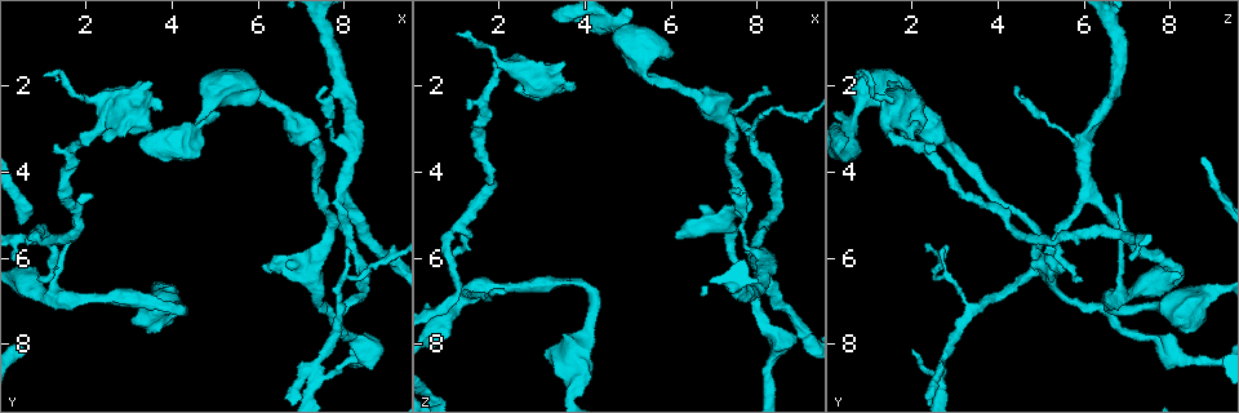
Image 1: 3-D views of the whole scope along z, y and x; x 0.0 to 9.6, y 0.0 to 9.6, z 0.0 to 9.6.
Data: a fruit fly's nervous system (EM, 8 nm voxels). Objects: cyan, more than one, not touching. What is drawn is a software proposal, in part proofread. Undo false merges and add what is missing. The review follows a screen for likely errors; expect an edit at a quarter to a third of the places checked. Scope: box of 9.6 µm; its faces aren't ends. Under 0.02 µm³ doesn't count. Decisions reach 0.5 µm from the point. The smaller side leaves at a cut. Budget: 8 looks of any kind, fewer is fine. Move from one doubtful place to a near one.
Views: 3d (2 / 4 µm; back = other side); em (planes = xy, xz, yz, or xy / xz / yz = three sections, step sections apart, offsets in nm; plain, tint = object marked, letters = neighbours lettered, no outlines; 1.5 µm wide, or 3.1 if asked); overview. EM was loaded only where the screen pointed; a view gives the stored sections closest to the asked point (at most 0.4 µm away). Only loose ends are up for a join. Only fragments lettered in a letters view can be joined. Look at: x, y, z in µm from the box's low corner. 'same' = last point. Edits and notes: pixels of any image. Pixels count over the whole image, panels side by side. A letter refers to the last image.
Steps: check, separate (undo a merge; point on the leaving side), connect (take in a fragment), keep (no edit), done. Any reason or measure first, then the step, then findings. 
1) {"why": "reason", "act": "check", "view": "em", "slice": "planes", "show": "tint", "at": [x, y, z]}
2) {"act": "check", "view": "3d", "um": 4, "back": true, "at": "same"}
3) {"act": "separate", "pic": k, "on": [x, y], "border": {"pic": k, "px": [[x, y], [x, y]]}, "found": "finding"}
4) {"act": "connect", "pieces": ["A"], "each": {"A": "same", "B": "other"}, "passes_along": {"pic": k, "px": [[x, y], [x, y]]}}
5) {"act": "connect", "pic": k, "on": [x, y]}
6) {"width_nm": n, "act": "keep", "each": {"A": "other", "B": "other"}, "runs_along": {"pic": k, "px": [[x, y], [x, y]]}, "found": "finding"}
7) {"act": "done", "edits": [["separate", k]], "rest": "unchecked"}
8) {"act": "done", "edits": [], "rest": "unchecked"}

{"why": "thick turns thin", "act": "check", "view": "3d", "um": 4, "at": [8.25, 7.80, 7.70]}

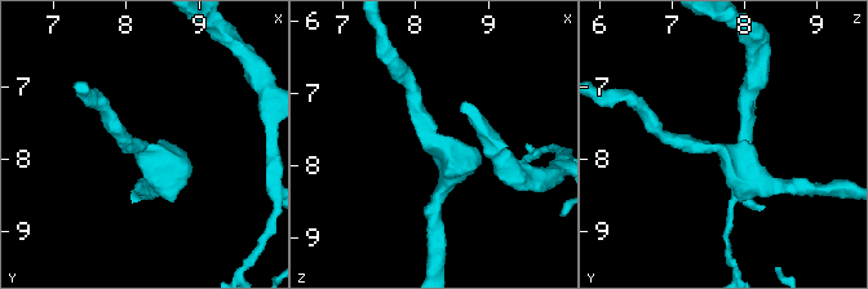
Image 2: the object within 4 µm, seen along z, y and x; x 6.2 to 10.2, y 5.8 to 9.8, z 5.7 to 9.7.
{"arm_widths_nm": [190, 380], "act": "check", "view": "em", "um": 3.1, "slice": "xz", "step": 8, "show": "tint", "at": [8.25, 7.85, 7.60]}

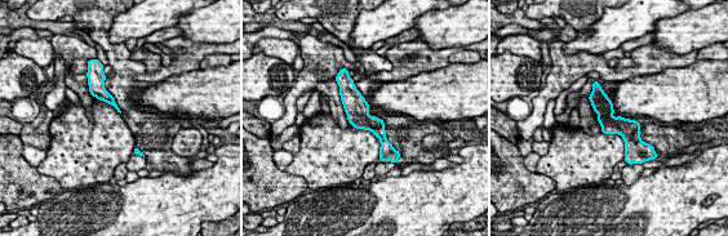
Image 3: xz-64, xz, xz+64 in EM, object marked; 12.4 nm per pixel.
{"act": "check", "view": "em", "um": 3.1, "slice": "xz", "step": 8, "show": "letters", "at": "same"}

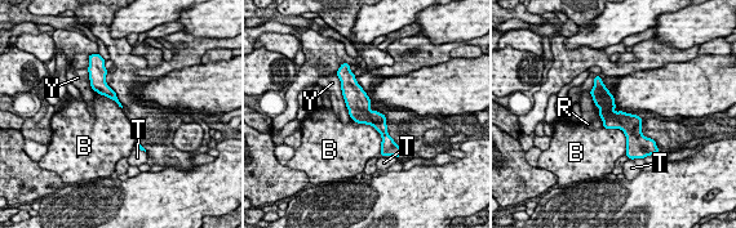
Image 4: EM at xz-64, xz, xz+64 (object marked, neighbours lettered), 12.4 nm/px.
{"longest_contact_nm": ["B", 550], "act": "keep", "each": {"B": "other", "R": "other", "T": "other", "Y": "other"}, "runs_along": {"pic": 4, "px": [[347, 84], [381, 126], [386, 146]]}, "found": "continuous, no second neuron"}

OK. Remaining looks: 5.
{"why": "thick end", "act": "check", "view": "em", "slice": "yz", "step": 8, "show": "letters", "at": [6.15, 6.25, 5.55]}

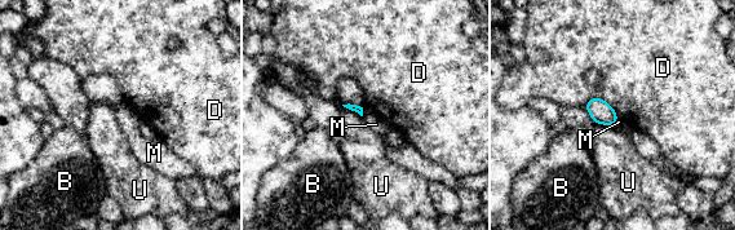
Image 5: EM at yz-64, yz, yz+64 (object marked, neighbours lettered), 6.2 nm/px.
{"why": "cut it another way", "act": "check", "view": "em", "slice": "planes", "show": "letters", "at": "same"}

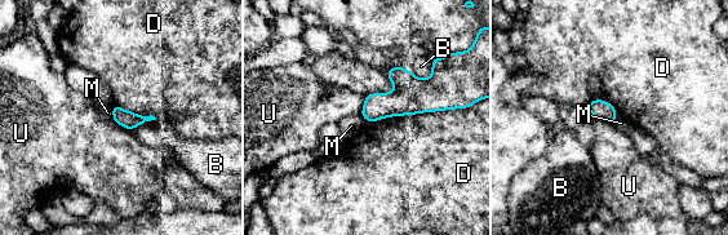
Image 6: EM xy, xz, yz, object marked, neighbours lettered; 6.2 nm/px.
{"longest_contact_nm": ["D", 550], "act": "keep", "each": {"B": "other", "D": "other", "M": "other", "U": "other"}, "found": "none of them fits"}

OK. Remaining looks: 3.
{"act": "check", "view": "3d", "um": 2, "at": [1.30, 3.45, 2.55]}

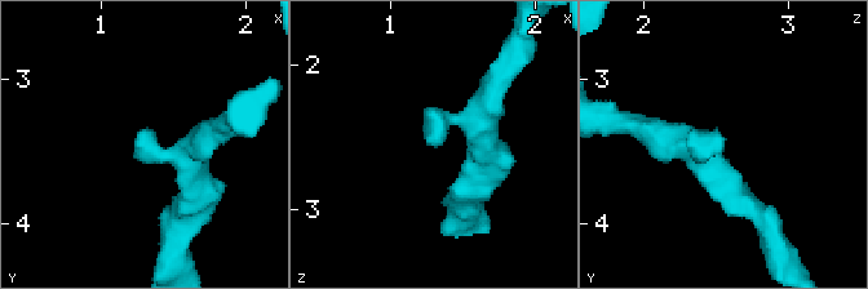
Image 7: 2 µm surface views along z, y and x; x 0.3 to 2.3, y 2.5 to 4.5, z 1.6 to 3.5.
{"arm_widths_nm": [190, 190], "why": "need the tissue", "act": "check", "view": "em", "slice": "planes", "show": "letters", "at": [1.26, 3.42, 2.56]}

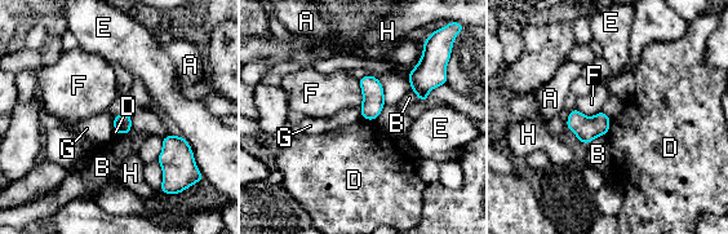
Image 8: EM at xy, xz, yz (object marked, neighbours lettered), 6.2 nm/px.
{"longest_contact_nm": ["E", 180], "act": "keep", "each": {"A": "other", "B": "other", "D": "other", "E": "other", "F": "other", "G": "other", "H": "other"}, "border": {"pic": 8, "px": [[611, 119], [606, 135]]}, "found": "no lettered fragment goes on from it"}

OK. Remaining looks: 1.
{"act": "done", "edits": [], "rest": "unchecked"}

